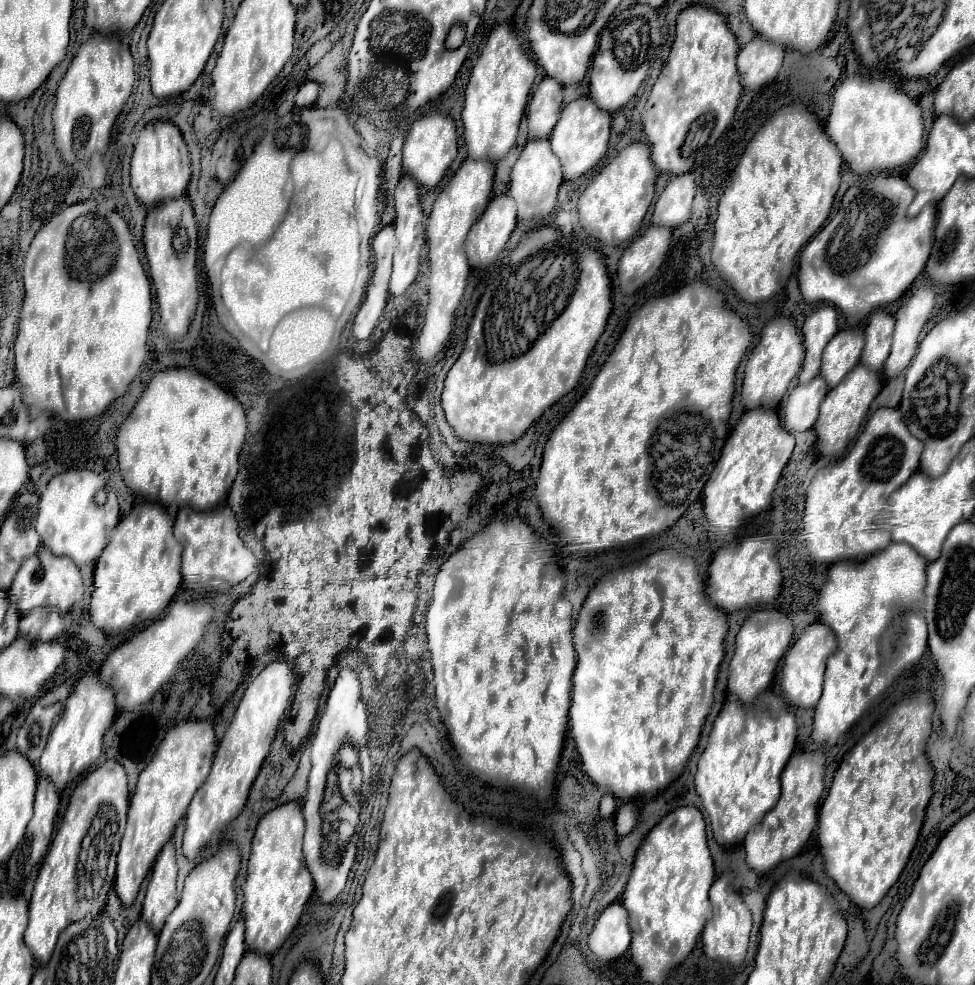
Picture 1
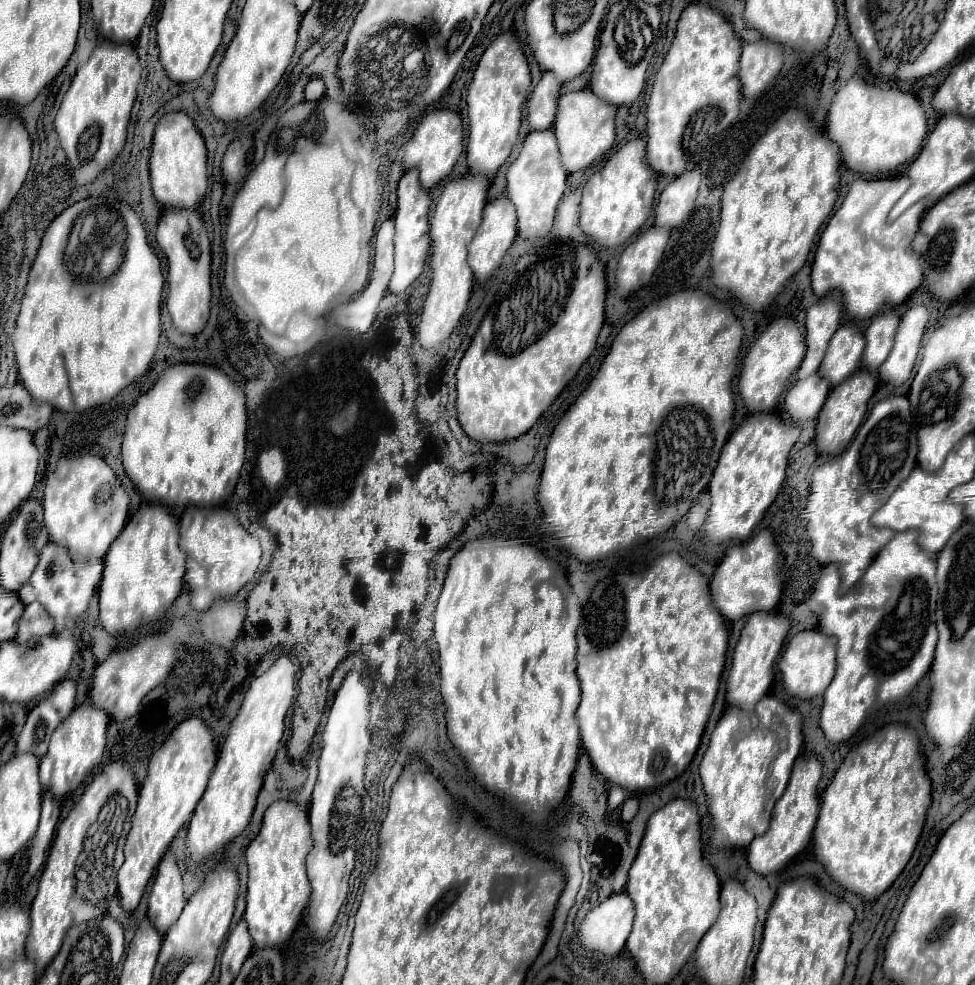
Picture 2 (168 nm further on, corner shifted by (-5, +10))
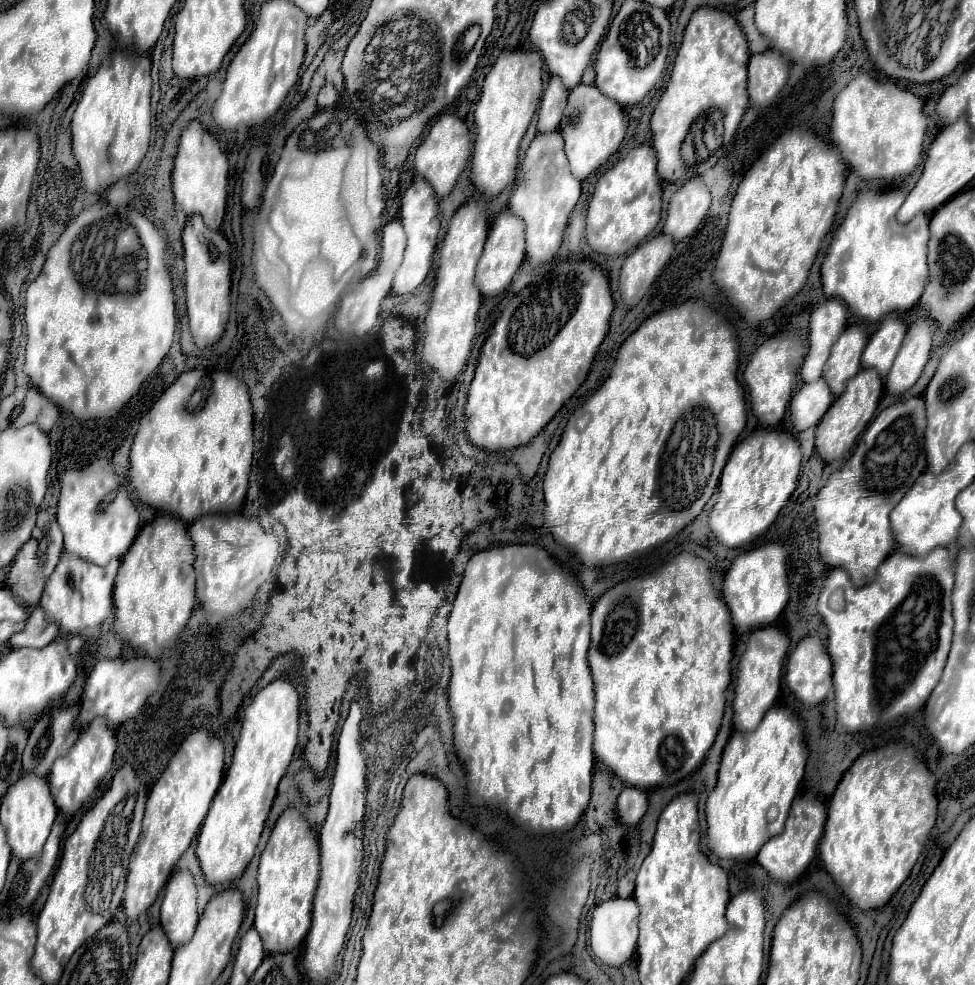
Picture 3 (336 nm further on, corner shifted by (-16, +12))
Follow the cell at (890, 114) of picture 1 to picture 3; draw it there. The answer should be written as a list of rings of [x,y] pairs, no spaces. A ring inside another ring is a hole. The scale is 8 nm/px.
[[[860,74],[854,78],[846,88],[838,92],[832,106],[832,126],[830,136],[834,146],[840,150],[842,160],[850,166],[852,172],[856,172],[864,180],[904,180],[908,174],[914,172],[922,158],[922,144],[926,136],[928,120],[922,112],[924,102],[922,98],[914,96],[908,90],[898,88],[890,82],[880,82],[876,78],[870,78],[868,74]]]

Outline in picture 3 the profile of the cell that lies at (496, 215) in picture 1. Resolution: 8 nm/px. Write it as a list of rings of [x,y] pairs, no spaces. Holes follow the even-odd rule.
[[[506,208],[494,220],[486,246],[484,246],[484,254],[478,262],[480,268],[476,268],[476,286],[480,288],[482,296],[490,298],[490,296],[502,294],[508,288],[508,284],[512,282],[512,278],[522,262],[524,262],[524,224],[514,214],[510,214],[510,210]]]

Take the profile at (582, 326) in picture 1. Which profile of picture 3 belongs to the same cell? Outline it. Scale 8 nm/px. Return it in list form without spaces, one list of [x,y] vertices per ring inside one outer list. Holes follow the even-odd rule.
[[[592,272],[590,280],[584,280],[584,288],[580,288],[580,308],[576,308],[572,320],[556,332],[556,340],[552,340],[548,348],[532,352],[528,360],[520,360],[520,356],[512,356],[512,352],[504,352],[500,360],[488,360],[488,352],[480,352],[464,408],[470,444],[492,452],[528,444],[586,380],[592,360],[608,332],[612,310],[614,300],[606,274]]]

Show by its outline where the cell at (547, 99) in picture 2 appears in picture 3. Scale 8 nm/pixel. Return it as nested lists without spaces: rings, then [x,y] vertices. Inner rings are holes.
[[[552,76],[548,88],[544,90],[540,110],[538,110],[538,132],[552,132],[558,128],[562,110],[566,106],[568,90],[562,86],[558,76]]]

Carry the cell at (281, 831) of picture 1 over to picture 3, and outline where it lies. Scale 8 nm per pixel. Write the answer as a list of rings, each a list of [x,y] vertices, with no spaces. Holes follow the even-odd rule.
[[[288,808],[276,822],[270,840],[260,856],[258,868],[258,902],[254,928],[264,940],[264,950],[270,954],[292,952],[301,947],[312,920],[314,892],[318,886],[320,862],[316,856],[318,838],[298,810]]]

